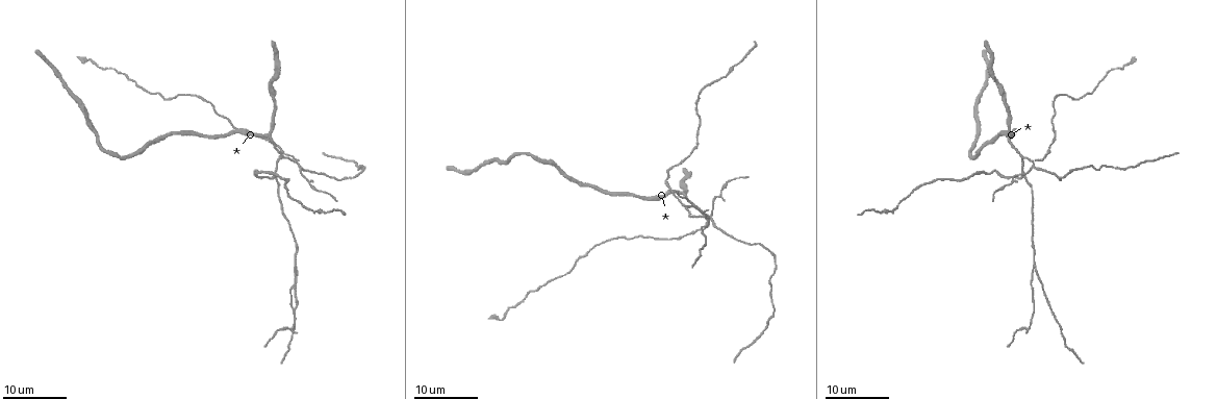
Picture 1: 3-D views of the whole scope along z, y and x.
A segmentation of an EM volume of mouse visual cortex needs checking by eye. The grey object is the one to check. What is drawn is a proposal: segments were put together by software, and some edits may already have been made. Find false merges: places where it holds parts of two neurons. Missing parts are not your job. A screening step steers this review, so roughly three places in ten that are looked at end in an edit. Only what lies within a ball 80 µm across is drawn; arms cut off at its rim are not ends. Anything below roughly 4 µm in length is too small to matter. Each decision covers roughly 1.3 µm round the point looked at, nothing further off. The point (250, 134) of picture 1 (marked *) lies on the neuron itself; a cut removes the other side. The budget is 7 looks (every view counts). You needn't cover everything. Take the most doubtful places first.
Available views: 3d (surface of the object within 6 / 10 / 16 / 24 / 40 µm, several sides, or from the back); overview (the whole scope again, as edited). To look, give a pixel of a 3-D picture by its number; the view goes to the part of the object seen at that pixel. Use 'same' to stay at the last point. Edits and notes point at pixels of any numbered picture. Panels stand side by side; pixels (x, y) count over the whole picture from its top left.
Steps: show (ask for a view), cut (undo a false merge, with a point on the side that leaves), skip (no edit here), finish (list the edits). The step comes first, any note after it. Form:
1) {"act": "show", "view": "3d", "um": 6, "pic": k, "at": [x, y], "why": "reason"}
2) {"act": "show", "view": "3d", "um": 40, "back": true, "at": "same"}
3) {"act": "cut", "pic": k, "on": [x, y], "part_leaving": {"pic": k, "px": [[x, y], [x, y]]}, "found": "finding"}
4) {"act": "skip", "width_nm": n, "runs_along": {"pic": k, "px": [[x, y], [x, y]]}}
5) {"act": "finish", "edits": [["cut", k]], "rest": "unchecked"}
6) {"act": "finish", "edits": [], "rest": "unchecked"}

{"act": "show", "view": "3d", "um": 24, "pic": 1, "at": [1033, 162], "why": "looks like a crossing"}

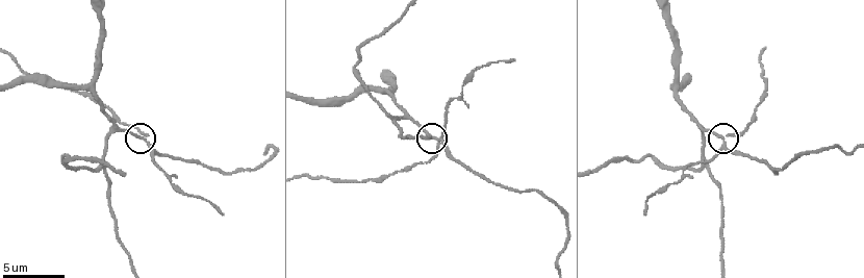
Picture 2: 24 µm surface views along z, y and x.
{"act": "show", "view": "3d", "um": 10, "pic": 2, "at": [434, 138]}

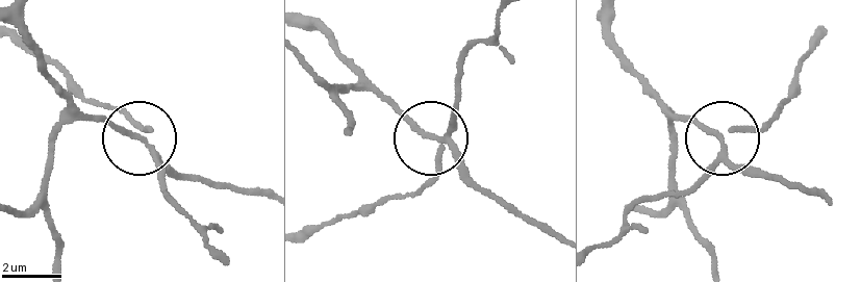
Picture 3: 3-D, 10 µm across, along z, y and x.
{"act": "cut", "pic": 3, "on": [456, 111], "width_nm": 160, "found": "a second neuron is stuck on"}

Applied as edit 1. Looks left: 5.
{"act": "show", "view": "3d", "um": 24, "pic": 1, "at": [1034, 272], "why": "three arms meet"}

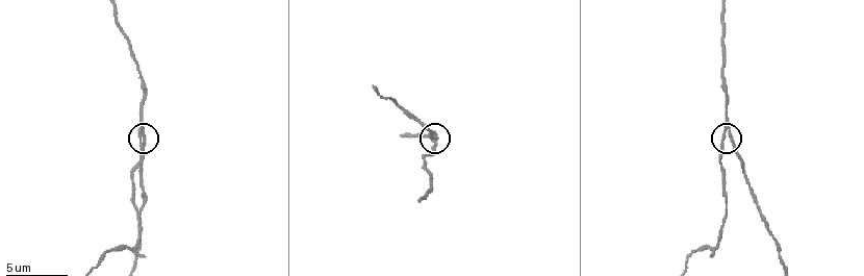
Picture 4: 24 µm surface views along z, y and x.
{"act": "show", "view": "3d", "um": 6, "pic": 4, "at": [142, 136]}

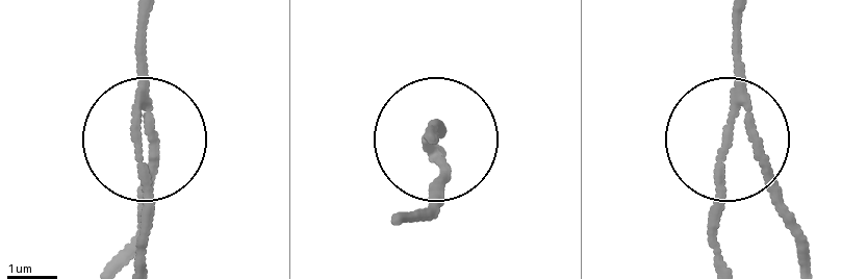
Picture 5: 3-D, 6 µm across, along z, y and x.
{"act": "skip", "arms": 3, "runs_along": {"pic": 5, "px": [[146, 18], [142, 262]]}, "found": "all the same neuron"}

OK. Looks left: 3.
{"act": "show", "view": "3d", "um": 10, "pic": 4, "at": [138, 246], "why": "two arms in line, one across"}

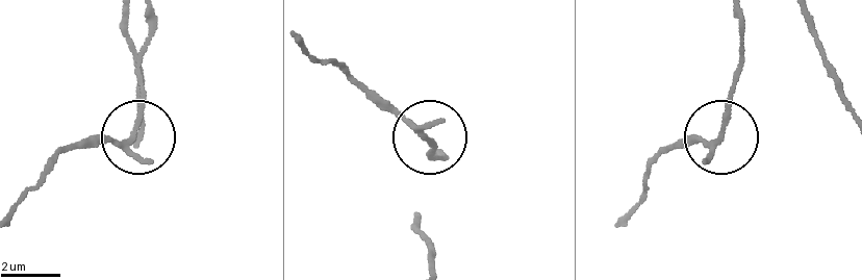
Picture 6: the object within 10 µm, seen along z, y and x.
{"act": "skip", "runs_along": {"pic": 6, "px": [[144, 10], [151, 33], [133, 135], [65, 145]]}, "found": "all the same neuron"}

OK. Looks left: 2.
{"act": "finish", "edits": [["cut", 3]], "rest": "unchecked"}

